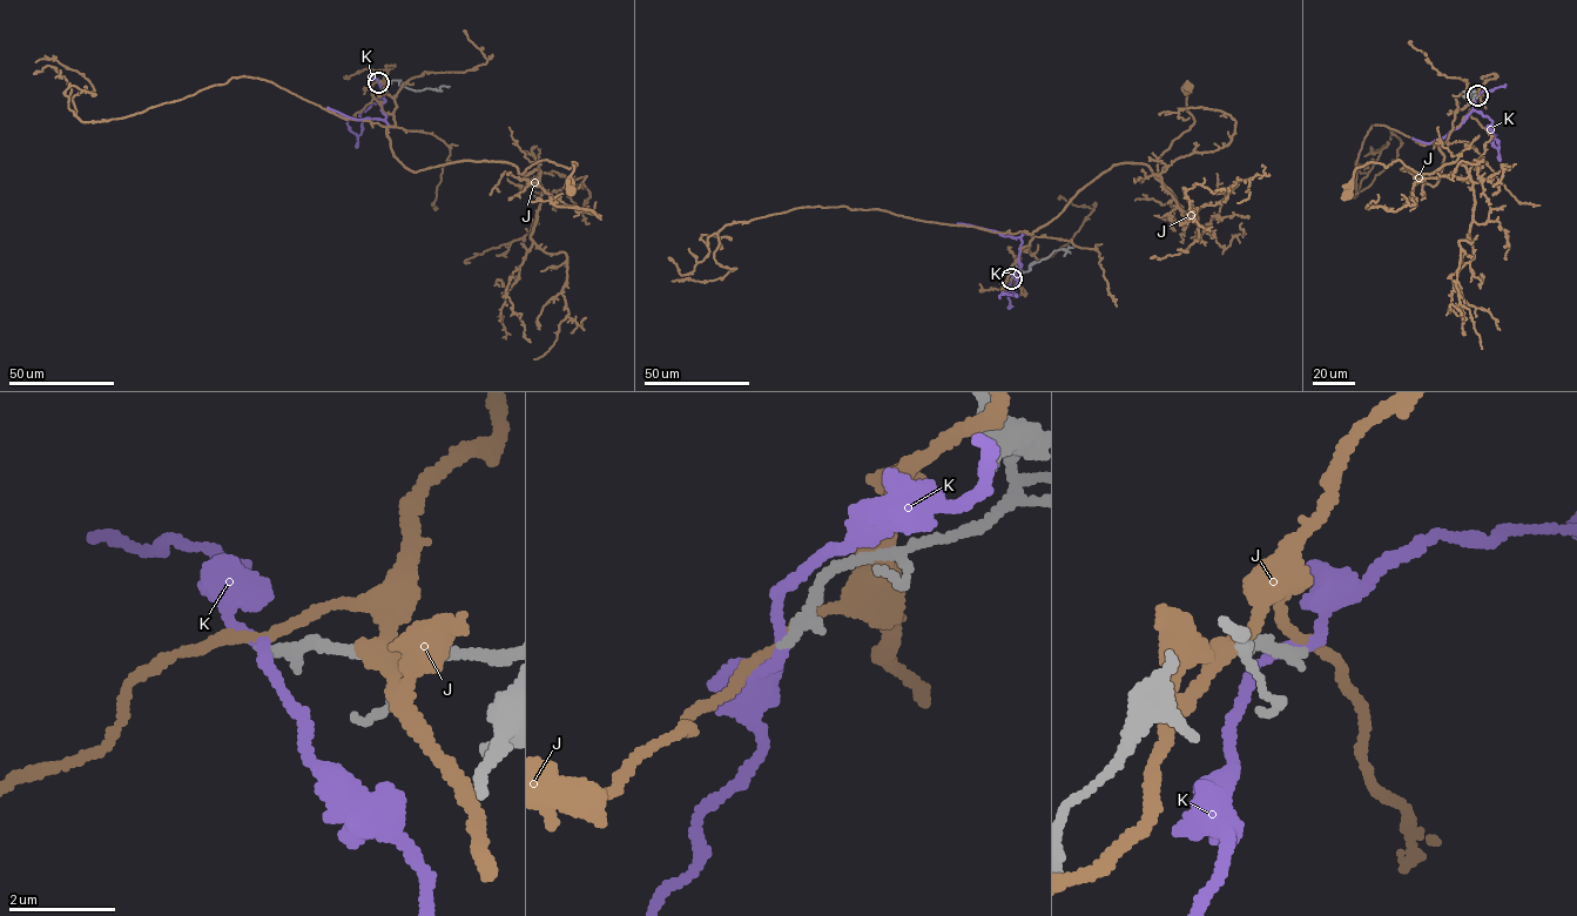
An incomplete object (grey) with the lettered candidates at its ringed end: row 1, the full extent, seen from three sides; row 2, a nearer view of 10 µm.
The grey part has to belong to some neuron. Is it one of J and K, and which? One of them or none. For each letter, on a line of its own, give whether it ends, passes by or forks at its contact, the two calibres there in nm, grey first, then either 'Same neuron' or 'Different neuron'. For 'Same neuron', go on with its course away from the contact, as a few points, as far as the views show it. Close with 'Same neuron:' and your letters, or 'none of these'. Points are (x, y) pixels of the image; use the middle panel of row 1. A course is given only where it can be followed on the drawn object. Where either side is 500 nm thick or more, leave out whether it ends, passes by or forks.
J: It passes by. Thickness 240 nm (grey) against 180 nm. Different neuron
K: It passes by. Thickness 240 nm (grey) against 190 nm. Different neuron
Same neuron: none of these

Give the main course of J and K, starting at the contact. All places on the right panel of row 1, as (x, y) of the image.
J: (1477, 95), (1439, 145), (1434, 186), (1400, 160), (1368, 162), (1346, 195)
K: (1477, 95), (1463, 121), (1443, 137), (1428, 143), (1413, 137)

